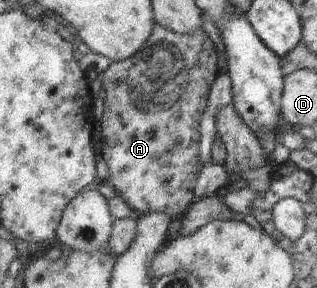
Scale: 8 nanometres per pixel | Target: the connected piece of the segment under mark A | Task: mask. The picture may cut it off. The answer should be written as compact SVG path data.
M155 22L147 42L127 60L111 63L102 72L104 113L101 125L101 156L109 169L104 183L110 185L126 204L142 213L161 211L171 218L183 216L193 202L199 164L199 121L207 106L211 85L218 76L218 55L214 42L203 30L188 35Z

